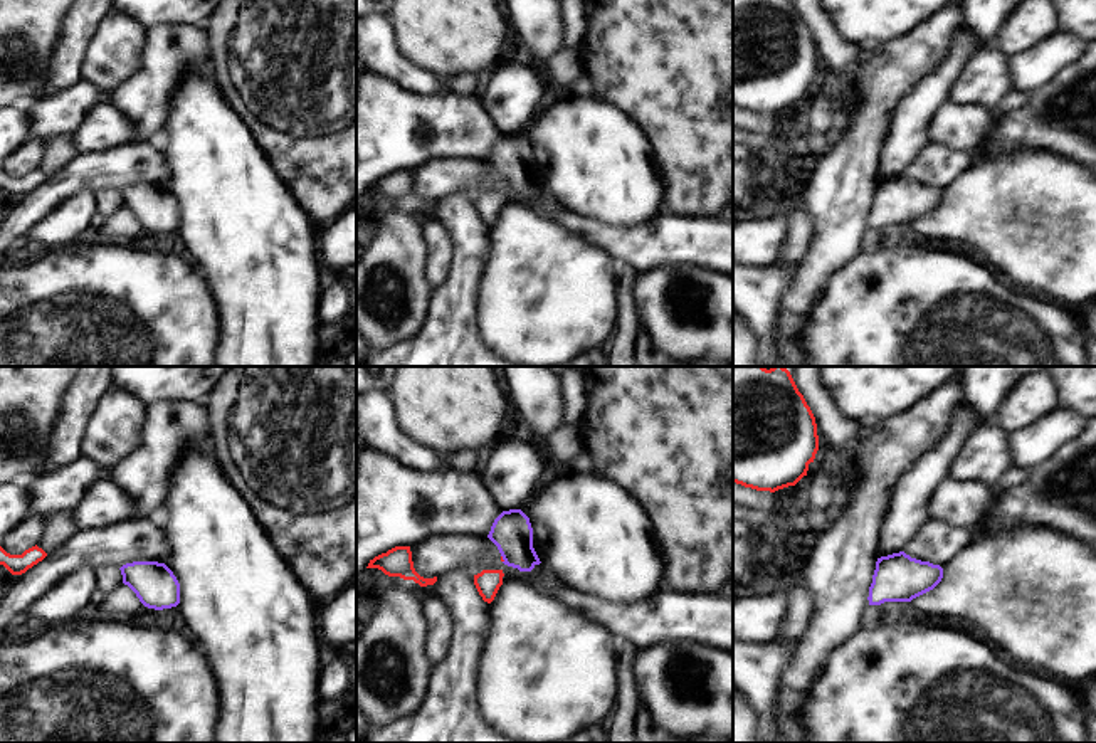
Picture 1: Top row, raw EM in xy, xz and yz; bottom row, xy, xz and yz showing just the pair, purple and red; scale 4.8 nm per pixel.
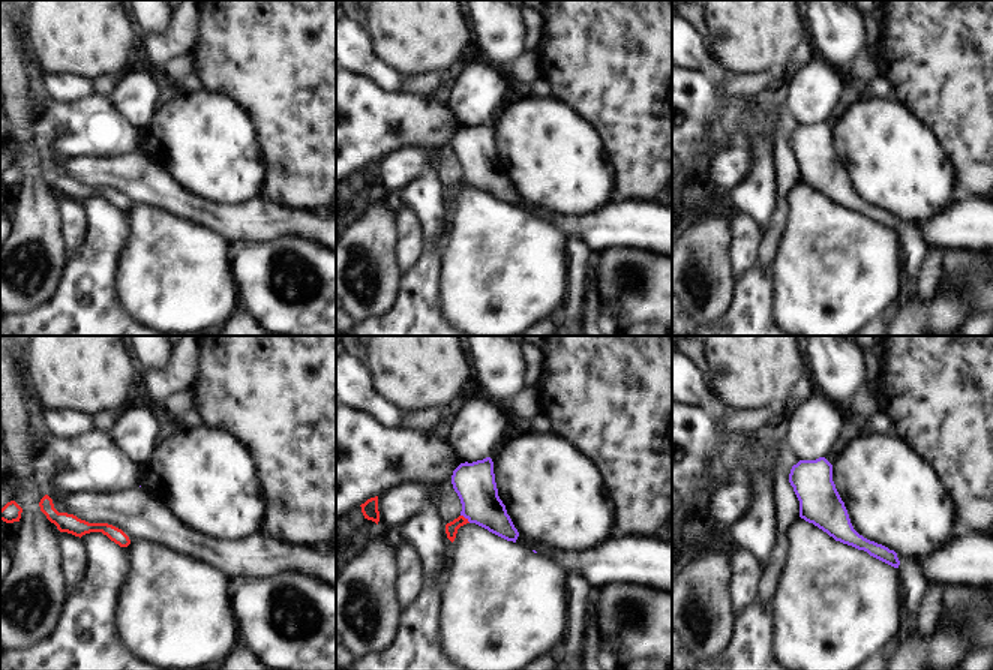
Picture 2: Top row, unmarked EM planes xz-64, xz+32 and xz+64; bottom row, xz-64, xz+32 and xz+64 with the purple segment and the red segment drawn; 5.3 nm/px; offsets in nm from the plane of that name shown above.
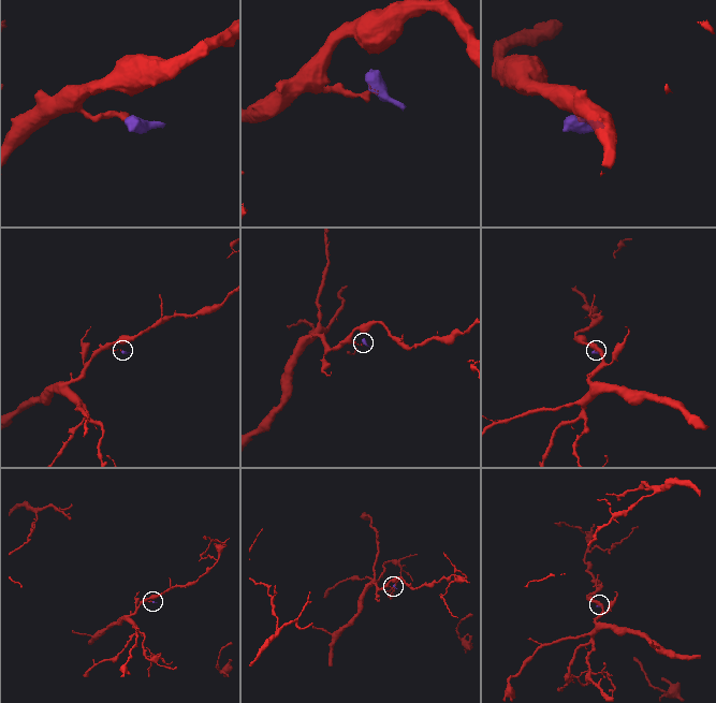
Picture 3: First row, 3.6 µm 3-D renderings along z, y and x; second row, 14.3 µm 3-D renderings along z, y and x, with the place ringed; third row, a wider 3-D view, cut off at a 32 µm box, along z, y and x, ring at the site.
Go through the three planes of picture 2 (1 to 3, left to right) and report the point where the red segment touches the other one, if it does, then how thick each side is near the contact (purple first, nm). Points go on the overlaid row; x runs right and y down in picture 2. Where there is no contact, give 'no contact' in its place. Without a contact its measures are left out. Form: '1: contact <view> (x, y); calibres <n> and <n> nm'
1: no contact
2: contact xz+32 (465, 517); calibres 220 and 70 nm
3: no contact

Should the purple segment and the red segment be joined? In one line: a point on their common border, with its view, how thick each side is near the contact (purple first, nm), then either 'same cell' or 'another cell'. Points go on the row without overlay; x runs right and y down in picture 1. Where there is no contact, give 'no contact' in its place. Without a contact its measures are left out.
xz (503, 182) | 200/20 nm | same cell

